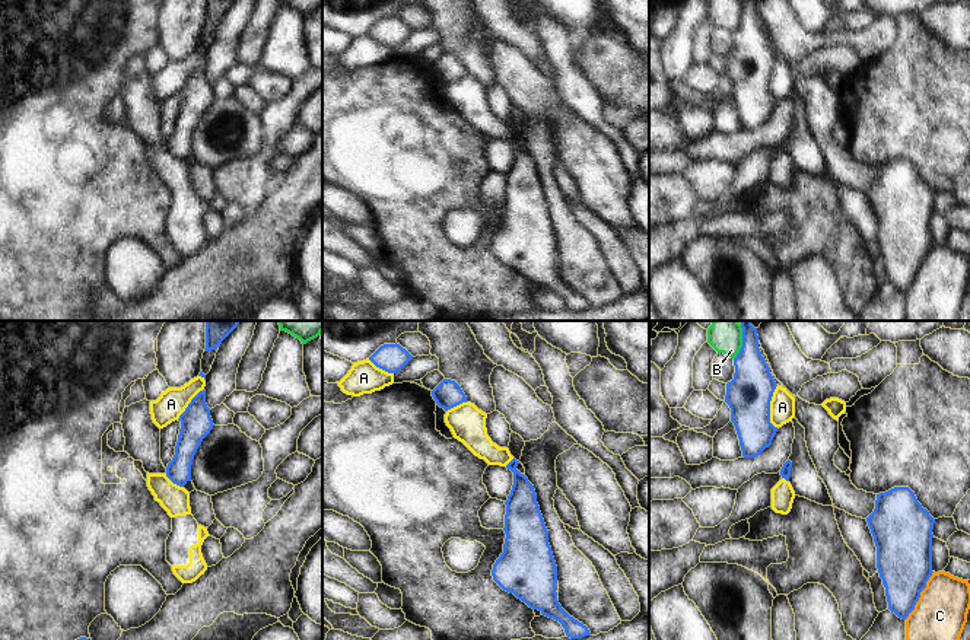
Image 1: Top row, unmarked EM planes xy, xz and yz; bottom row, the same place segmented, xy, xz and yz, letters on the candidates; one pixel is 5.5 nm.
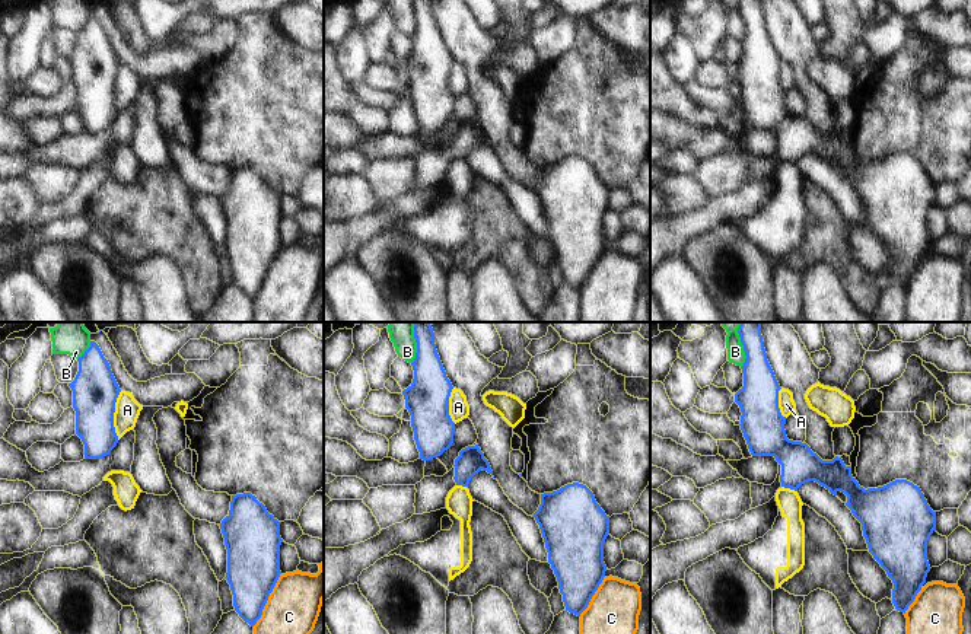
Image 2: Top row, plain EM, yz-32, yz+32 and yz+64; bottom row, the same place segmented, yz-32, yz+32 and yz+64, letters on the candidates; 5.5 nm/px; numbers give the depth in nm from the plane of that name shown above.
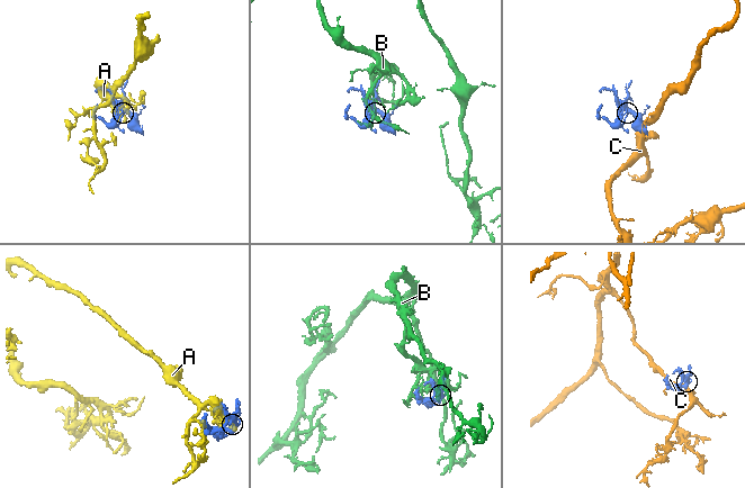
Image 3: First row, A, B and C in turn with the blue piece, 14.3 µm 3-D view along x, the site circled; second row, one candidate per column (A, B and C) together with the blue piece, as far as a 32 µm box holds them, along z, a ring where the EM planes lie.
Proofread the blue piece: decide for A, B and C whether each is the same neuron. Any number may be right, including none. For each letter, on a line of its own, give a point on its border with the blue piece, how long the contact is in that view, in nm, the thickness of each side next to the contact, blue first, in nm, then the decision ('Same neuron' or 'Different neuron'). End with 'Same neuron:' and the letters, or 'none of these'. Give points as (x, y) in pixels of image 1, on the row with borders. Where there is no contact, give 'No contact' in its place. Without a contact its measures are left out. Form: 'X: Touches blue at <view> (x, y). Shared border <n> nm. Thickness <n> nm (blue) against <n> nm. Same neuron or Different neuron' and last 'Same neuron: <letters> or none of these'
A: Touches blue at yz (769, 407). Shared border 240 nm. Thickness 240 nm (blue) against 140 nm. Different neuron
B: Touches blue at yz (743, 343). Shared border 200 nm. Thickness 240 nm (blue) against 190 nm. Different neuron
C: Touches blue at yz (919, 595). Shared border 300 nm. Thickness 300 nm (blue) against 280 nm. Different neuron
Same neuron: none of these

